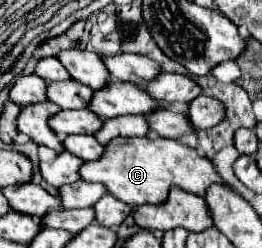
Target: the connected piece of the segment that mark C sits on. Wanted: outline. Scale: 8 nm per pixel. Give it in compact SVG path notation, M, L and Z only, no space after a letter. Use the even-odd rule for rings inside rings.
M114 137L104 145L104 153L96 161L84 161L80 167L80 179L90 183L102 183L110 195L130 207L144 203L160 203L168 197L170 185L178 185L190 193L204 195L212 183L224 183L212 169L206 157L200 157L196 149L184 147L174 139L162 137Z

